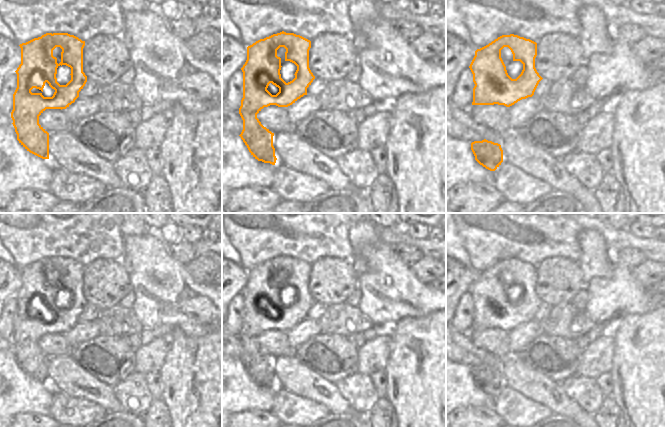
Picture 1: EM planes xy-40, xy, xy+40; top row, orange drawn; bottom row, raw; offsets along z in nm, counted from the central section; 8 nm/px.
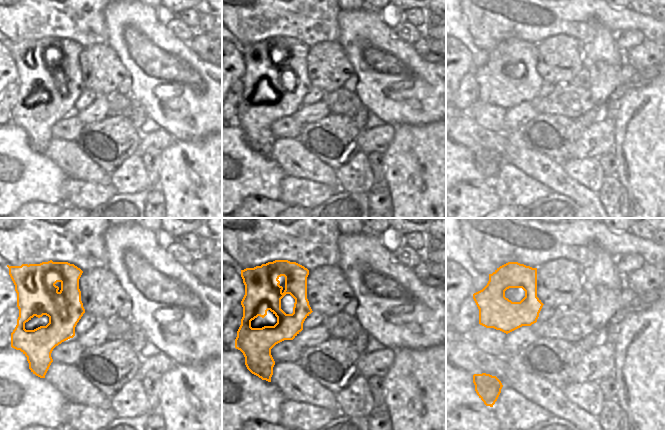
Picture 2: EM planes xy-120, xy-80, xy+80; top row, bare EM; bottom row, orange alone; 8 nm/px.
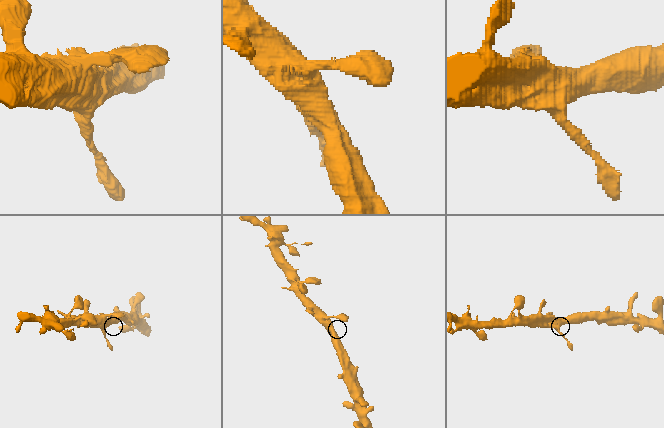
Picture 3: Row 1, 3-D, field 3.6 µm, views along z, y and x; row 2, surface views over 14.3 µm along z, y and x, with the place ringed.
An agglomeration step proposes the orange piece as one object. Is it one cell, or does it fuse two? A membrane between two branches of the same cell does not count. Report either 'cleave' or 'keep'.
keep

